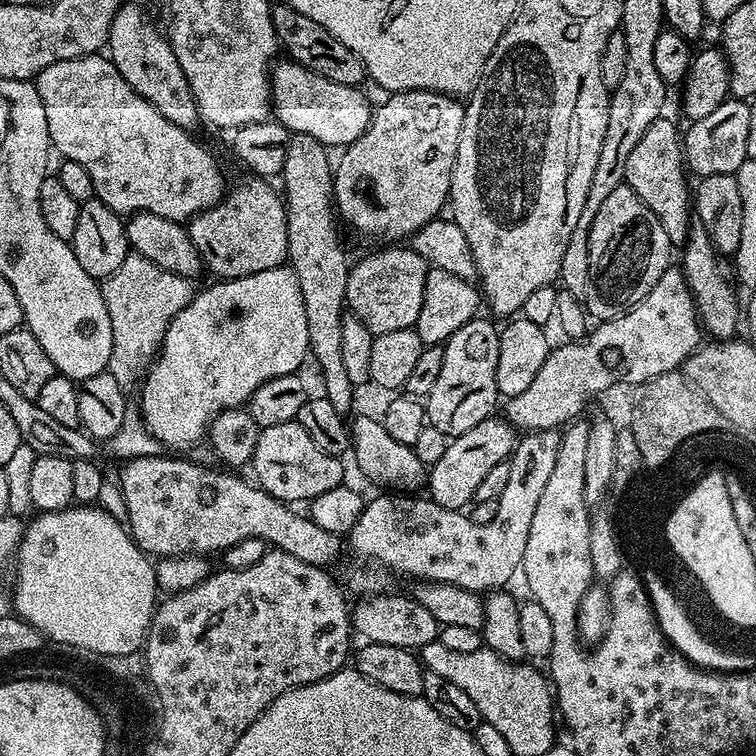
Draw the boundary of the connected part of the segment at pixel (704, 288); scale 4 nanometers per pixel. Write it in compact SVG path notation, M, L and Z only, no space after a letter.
M693 219L686 242L682 246L684 264L682 271L692 291L692 298L696 301L698 315L705 333L716 340L730 340L742 328L742 304L736 301L734 283L734 268L731 263L723 264L722 253L716 249L714 242L710 242L710 234L706 234L706 226L702 226L699 219Z

